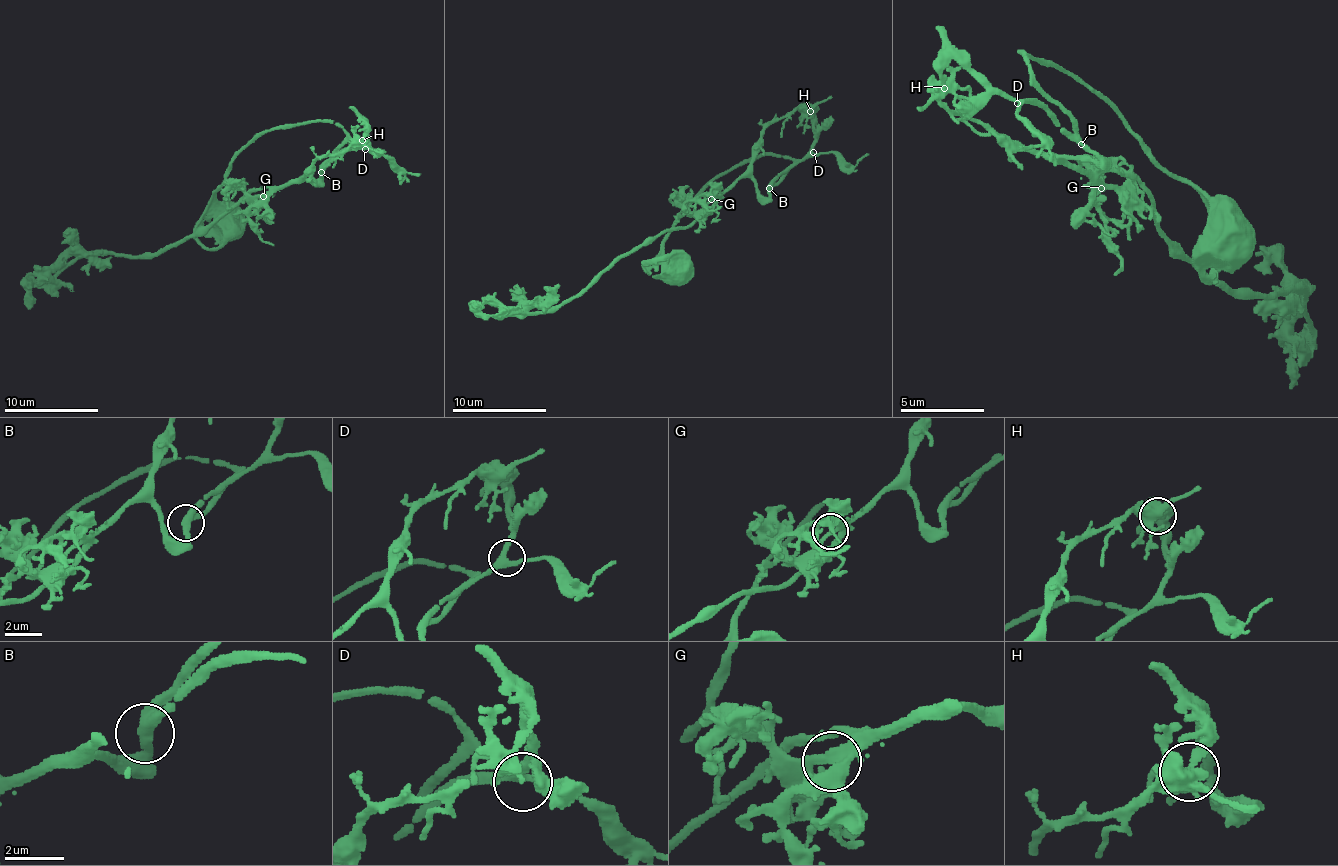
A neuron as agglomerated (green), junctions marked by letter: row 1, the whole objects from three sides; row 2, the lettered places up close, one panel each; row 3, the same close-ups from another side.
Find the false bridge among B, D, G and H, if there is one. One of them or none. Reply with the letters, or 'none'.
none

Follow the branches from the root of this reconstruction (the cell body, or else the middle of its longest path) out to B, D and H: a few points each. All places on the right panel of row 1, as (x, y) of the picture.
B: (1223, 246), (1214, 209), (1155, 158), (1109, 103), (1059, 65), (1021, 53), (1046, 112), (1080, 145)
D: (1223, 246), (1214, 234), (1214, 209), (1155, 158), (1109, 103), (1071, 74), (1021, 53), (1042, 95), (1017, 103)
H: (1223, 246), (1214, 209), (1059, 65), (1021, 53), (1038, 99), (983, 86), (953, 61), (945, 86)

